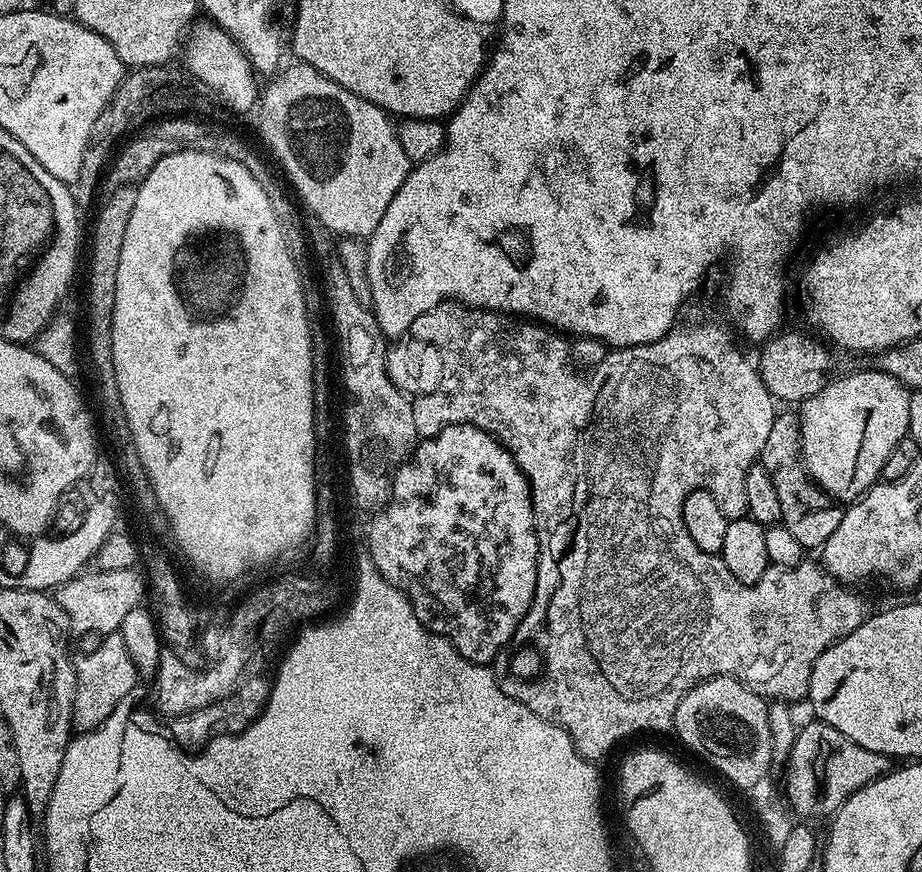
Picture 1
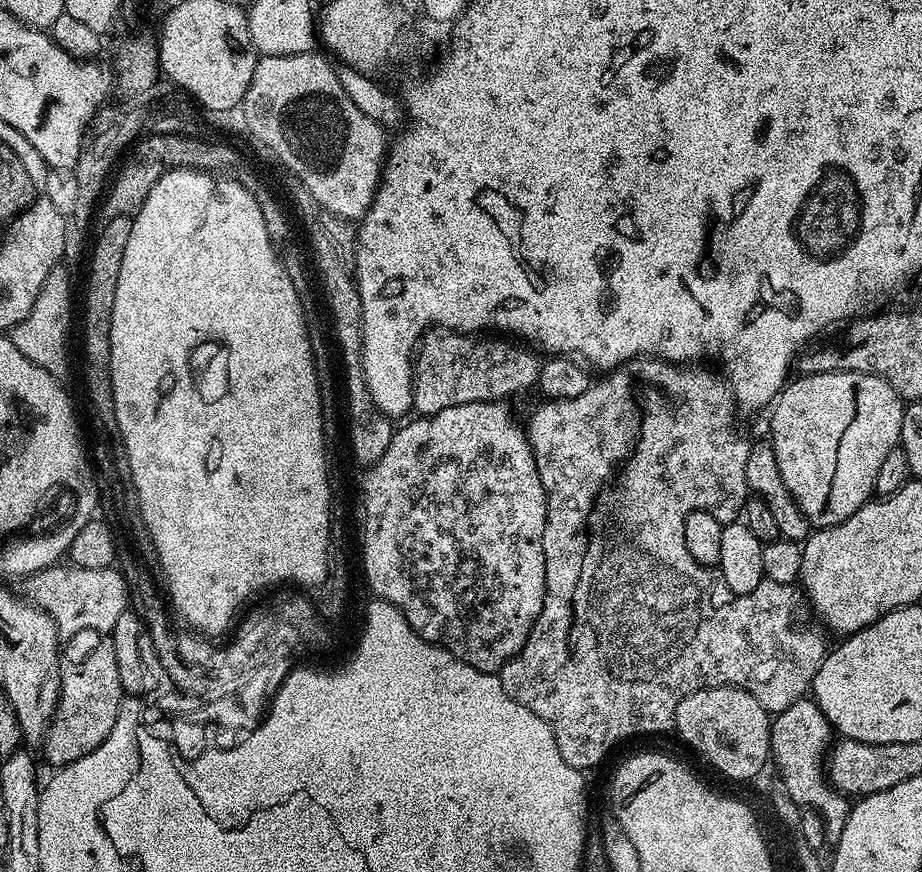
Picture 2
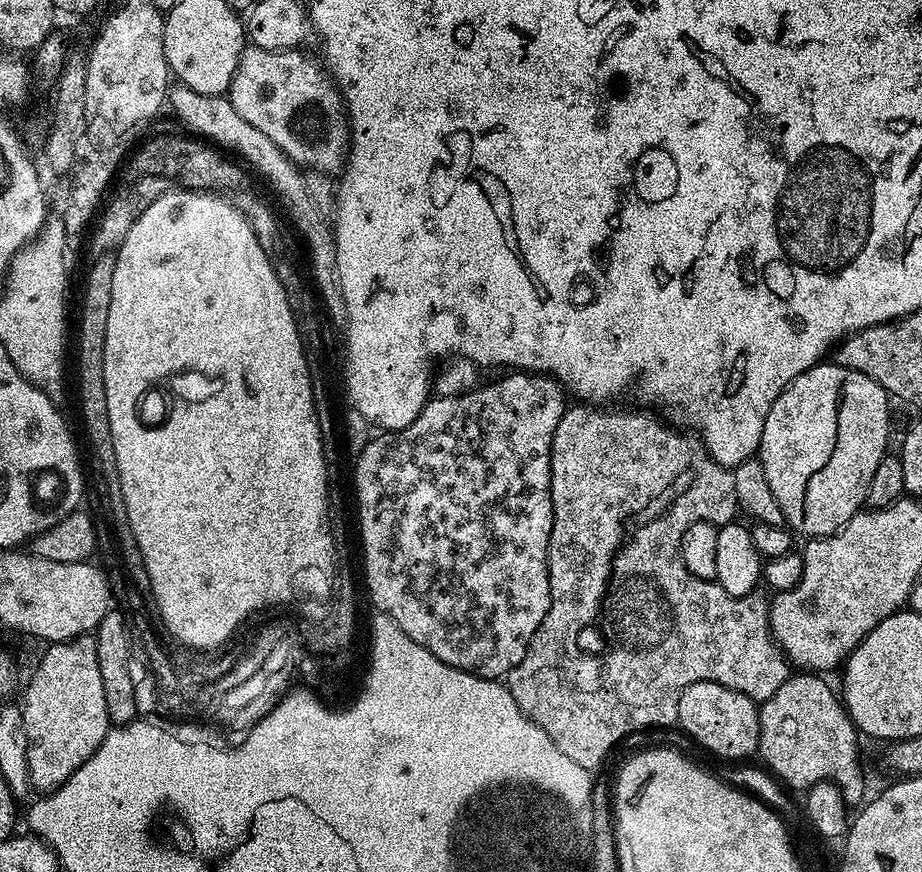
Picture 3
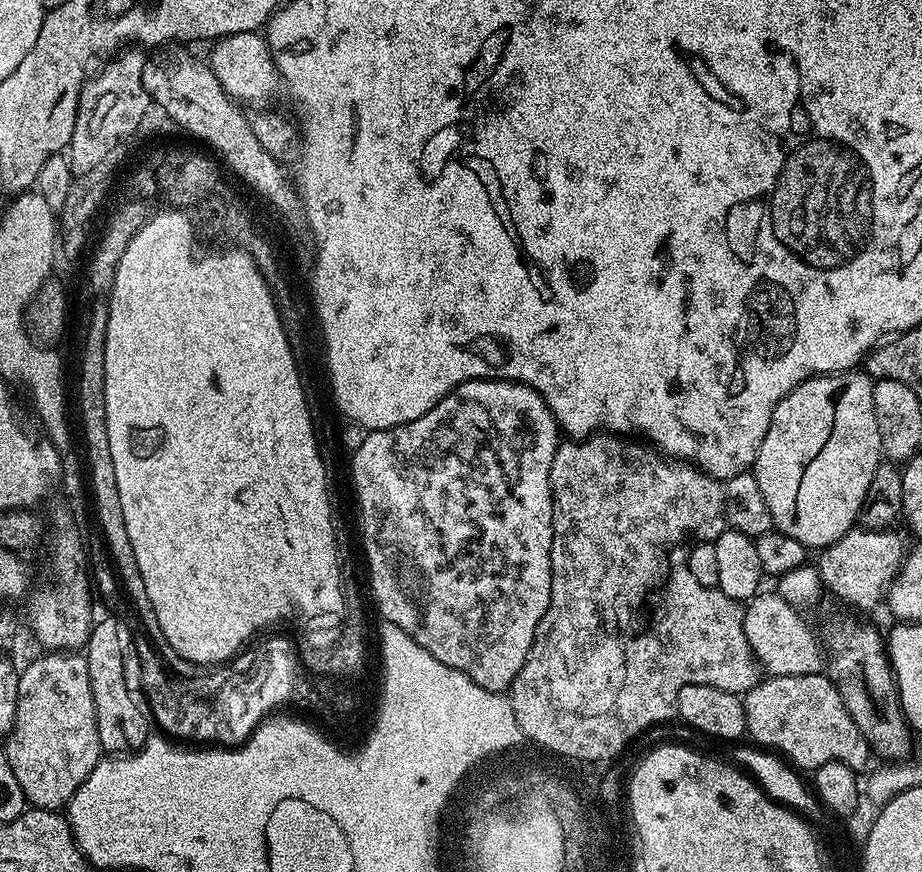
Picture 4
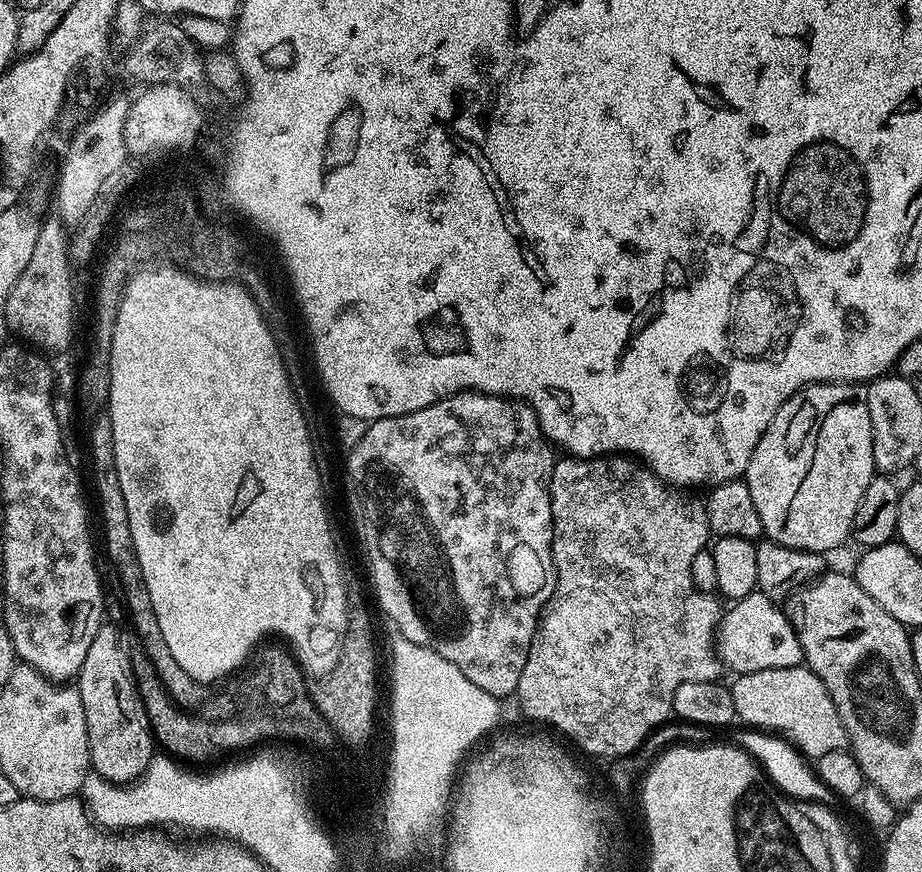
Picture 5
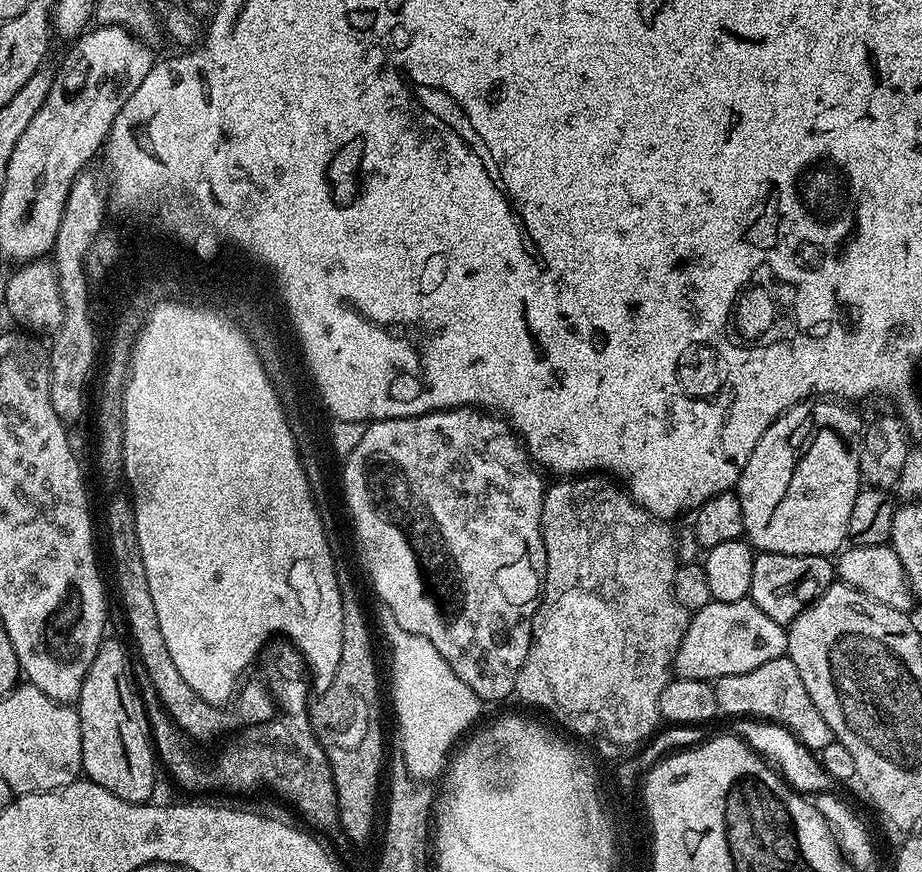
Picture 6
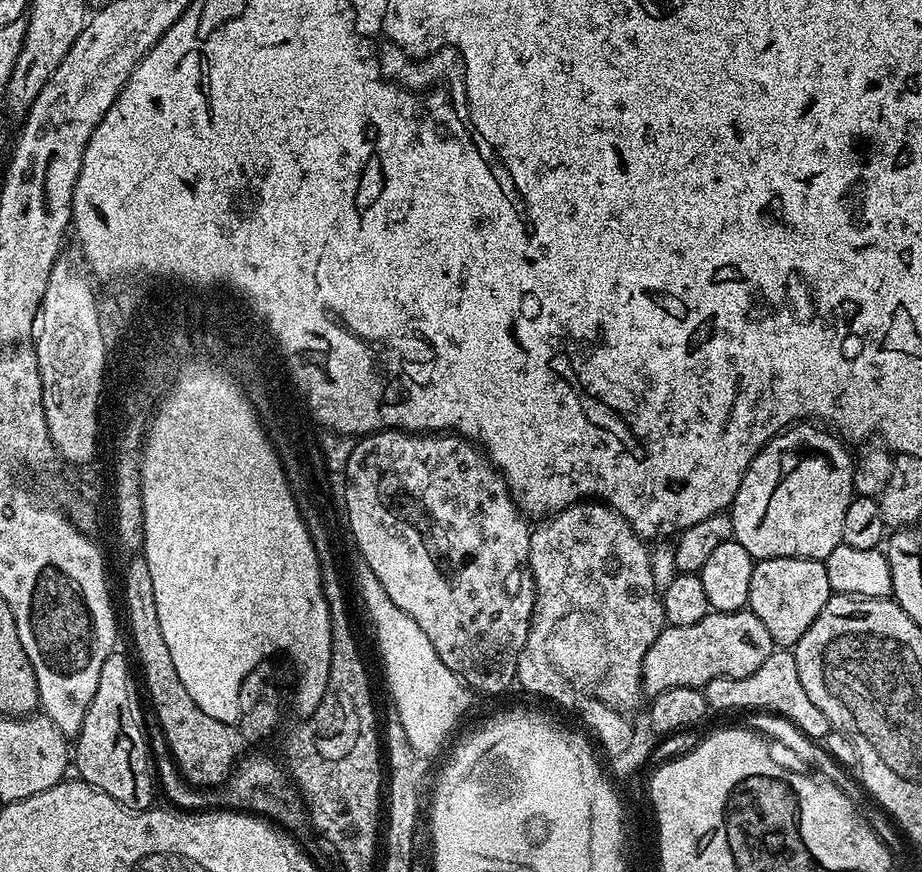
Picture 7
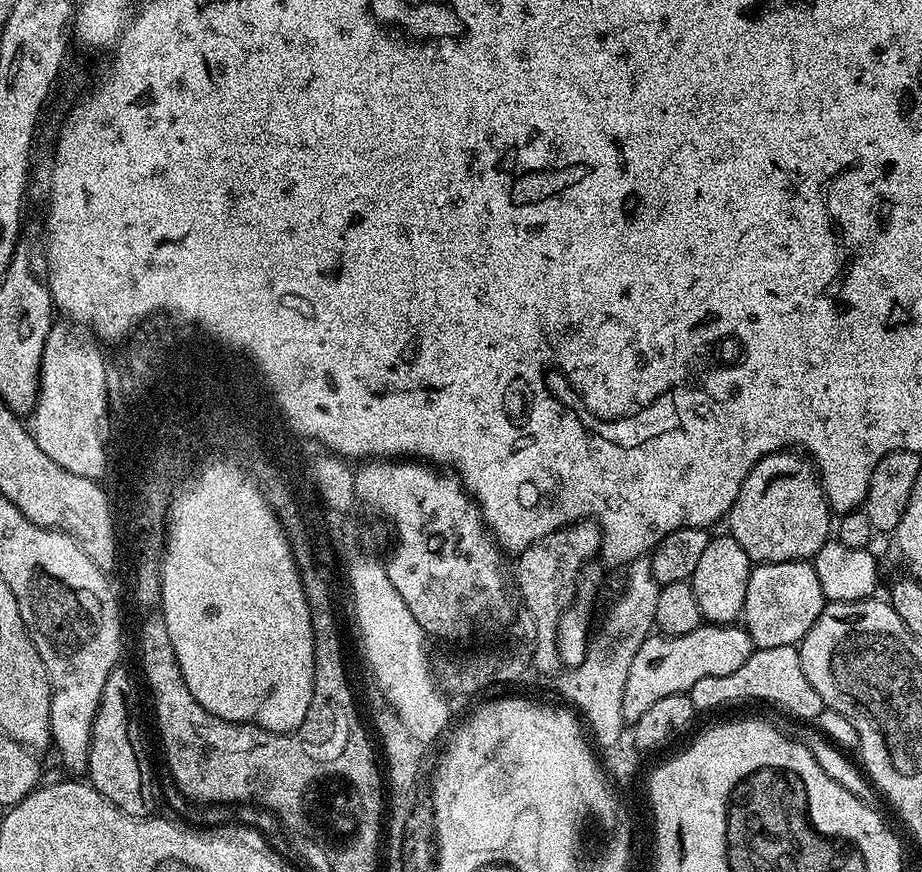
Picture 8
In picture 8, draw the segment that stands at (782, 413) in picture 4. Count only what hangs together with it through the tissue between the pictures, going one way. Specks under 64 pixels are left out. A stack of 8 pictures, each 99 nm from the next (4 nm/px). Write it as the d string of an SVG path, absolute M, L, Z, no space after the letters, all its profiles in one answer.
M796 450L772 452L746 474L738 498L726 517L727 531L756 564L811 561L834 528L824 487L809 457Z

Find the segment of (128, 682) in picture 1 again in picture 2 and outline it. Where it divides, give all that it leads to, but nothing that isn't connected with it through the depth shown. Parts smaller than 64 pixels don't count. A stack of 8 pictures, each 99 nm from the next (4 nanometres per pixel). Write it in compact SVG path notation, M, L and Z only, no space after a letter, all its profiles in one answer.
M79 632L67 637L60 649L60 697L56 713L52 715L47 732L44 734L42 749L52 766L63 766L90 754L114 730L116 716L126 693L118 678L118 662L114 662L112 637L98 632Z

